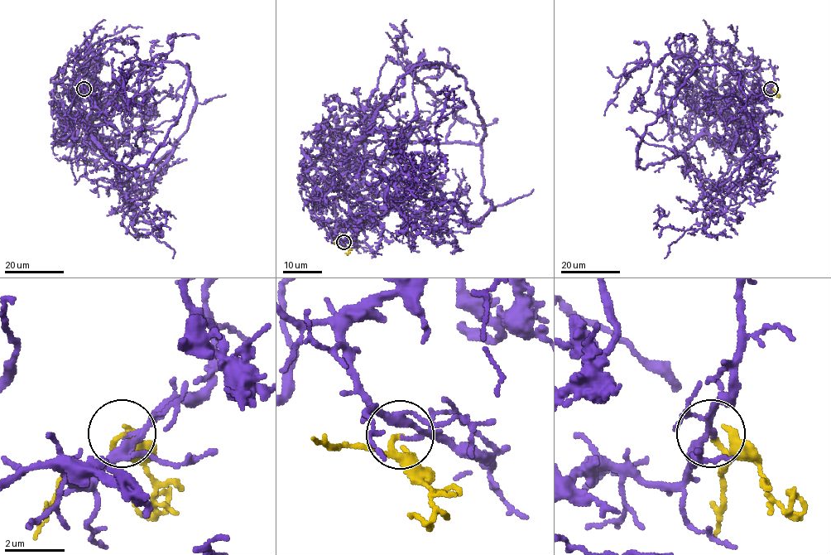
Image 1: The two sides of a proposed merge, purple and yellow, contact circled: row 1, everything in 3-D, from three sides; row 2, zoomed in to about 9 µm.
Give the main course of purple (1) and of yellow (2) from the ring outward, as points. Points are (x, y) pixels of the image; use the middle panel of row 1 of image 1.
1: (344, 242), (336, 229), (368, 214), (353, 166), (395, 142), (445, 142), (453, 123), (398, 59), (405, 19)
2: (344, 242), (348, 252), (345, 253)

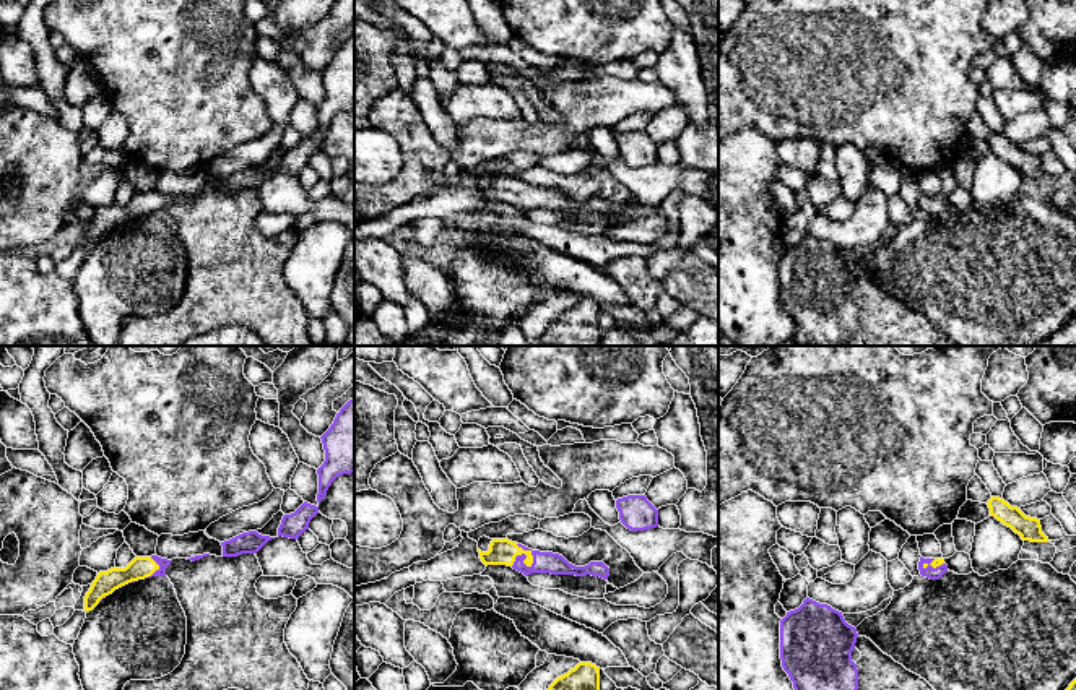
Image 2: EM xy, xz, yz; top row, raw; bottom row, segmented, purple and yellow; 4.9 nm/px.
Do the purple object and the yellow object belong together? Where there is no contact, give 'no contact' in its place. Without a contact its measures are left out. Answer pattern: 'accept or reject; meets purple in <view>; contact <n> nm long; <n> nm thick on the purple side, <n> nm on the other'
accept; meets purple in xz; contact 140 nm long; 110 nm thick on the purple side, 130 nm on the other

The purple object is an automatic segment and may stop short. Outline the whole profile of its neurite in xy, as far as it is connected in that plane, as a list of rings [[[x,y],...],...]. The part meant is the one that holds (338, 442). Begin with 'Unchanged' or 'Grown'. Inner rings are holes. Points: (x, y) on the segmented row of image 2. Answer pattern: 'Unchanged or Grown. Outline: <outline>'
Unchanged. Outline: [[[354,398],[336,414],[330,429],[320,437],[325,450],[325,461],[317,469],[320,503],[332,482],[343,474],[354,471]]]

